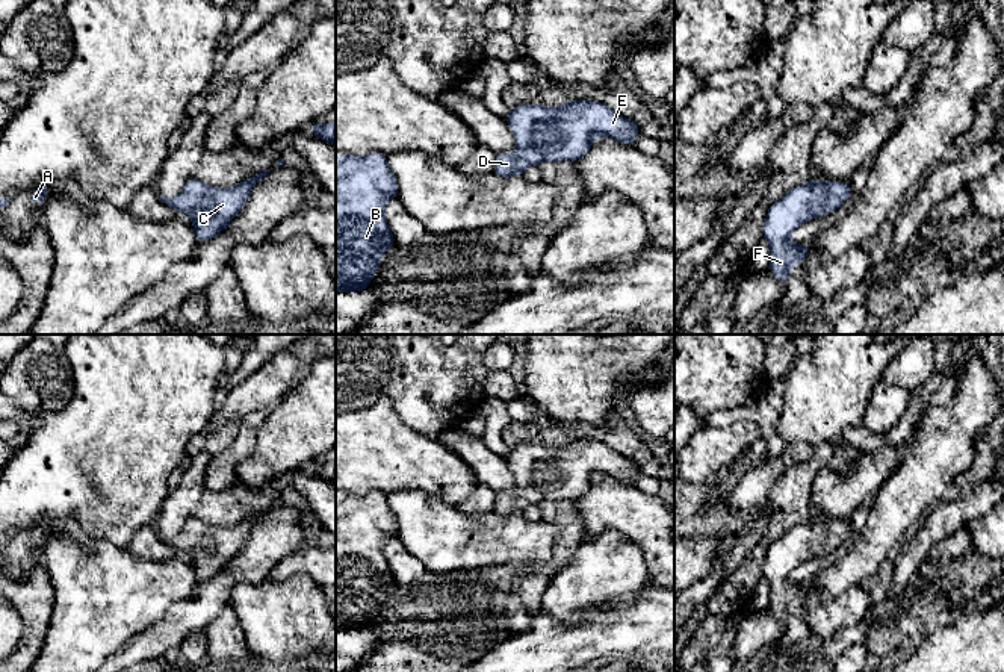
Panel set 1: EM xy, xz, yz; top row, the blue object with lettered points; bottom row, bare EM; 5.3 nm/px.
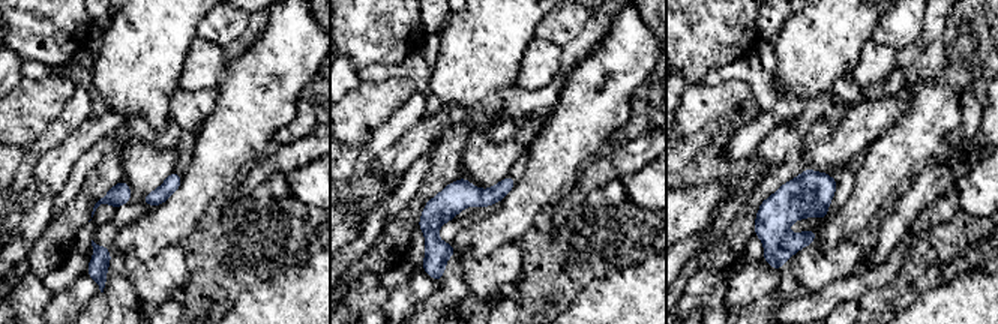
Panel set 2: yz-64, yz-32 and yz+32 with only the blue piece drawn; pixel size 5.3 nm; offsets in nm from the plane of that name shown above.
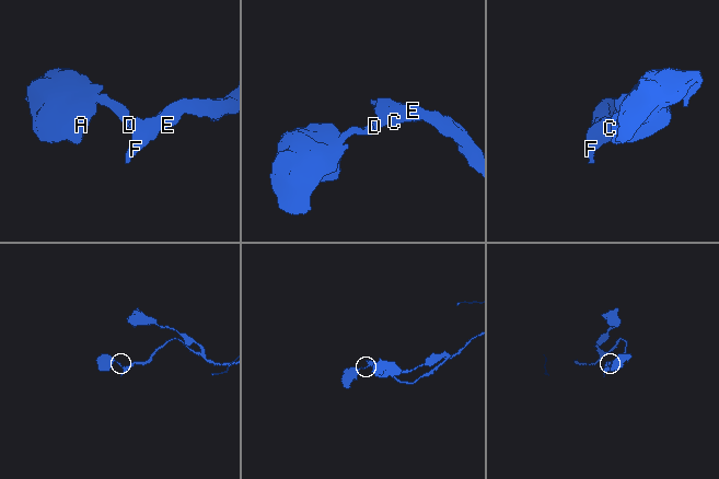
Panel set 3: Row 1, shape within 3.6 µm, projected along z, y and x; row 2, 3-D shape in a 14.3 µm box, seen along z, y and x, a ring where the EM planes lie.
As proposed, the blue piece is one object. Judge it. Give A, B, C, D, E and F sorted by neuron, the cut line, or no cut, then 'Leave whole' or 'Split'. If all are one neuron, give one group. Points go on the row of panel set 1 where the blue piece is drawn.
Groups: A B C D E F. No split. Leave whole

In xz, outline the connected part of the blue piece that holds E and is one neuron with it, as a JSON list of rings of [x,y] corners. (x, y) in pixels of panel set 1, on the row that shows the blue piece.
[[[570,100],[562,106],[520,104],[507,115],[507,124],[516,135],[517,148],[511,154],[496,154],[491,173],[502,177],[523,176],[529,165],[538,165],[544,160],[576,162],[590,151],[597,136],[614,138],[632,147],[640,135],[637,121],[621,117],[600,101],[590,100]]]

